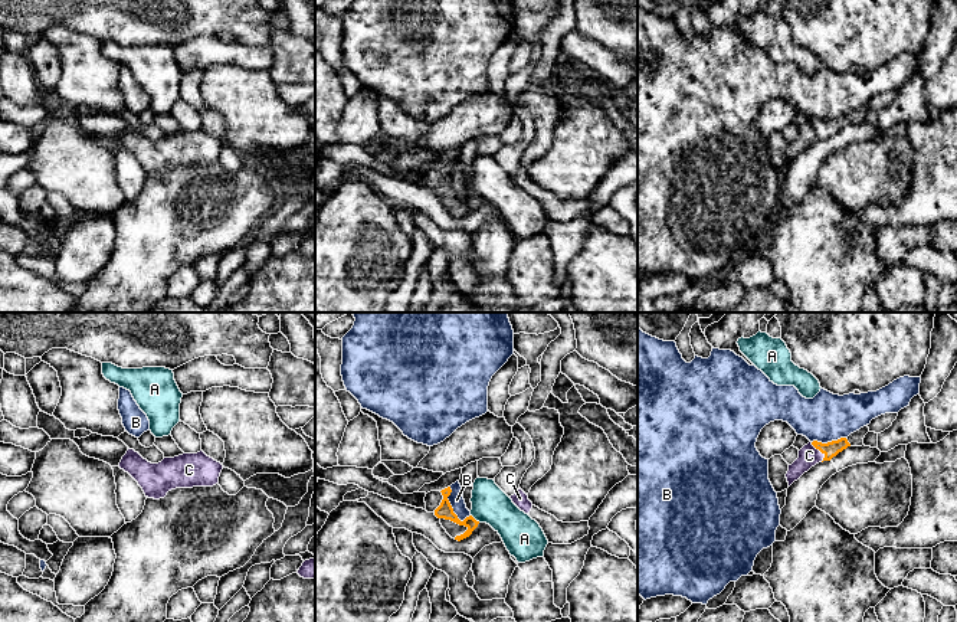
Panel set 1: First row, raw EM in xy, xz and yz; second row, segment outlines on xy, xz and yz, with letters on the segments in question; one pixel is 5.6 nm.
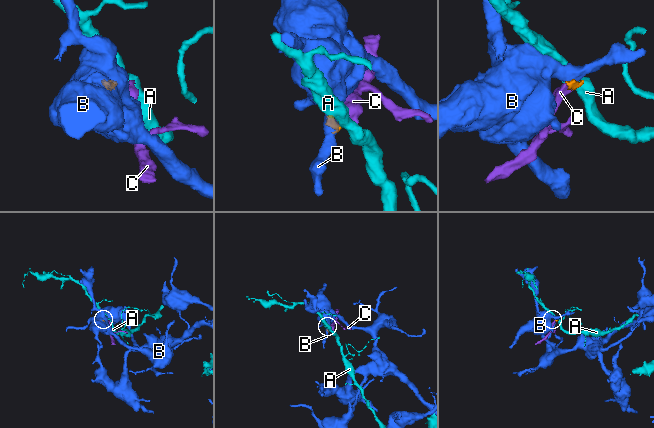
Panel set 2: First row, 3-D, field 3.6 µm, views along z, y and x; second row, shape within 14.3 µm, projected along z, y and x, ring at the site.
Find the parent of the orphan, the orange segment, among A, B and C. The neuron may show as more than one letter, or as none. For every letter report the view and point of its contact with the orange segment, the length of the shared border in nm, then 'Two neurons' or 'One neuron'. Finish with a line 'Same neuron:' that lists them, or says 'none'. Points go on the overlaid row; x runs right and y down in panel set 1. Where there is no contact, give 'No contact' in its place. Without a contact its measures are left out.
A: Touches orange at xz (474, 519). Shared border 70 nm. Two neurons
B: Touches orange at xz (449, 504). Shared border 220 nm. Two neurons
C: Touches orange at yz (821, 451). Shared border 130 nm. One neuron
Same neuron: C

